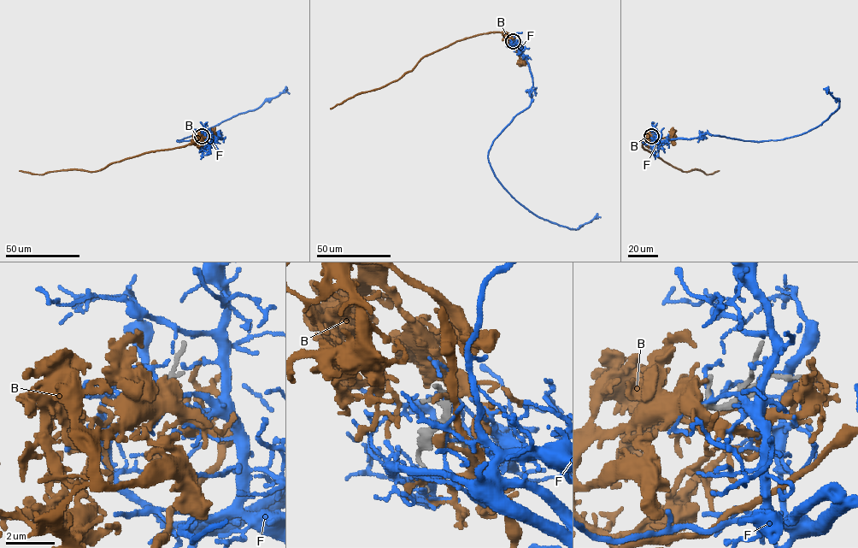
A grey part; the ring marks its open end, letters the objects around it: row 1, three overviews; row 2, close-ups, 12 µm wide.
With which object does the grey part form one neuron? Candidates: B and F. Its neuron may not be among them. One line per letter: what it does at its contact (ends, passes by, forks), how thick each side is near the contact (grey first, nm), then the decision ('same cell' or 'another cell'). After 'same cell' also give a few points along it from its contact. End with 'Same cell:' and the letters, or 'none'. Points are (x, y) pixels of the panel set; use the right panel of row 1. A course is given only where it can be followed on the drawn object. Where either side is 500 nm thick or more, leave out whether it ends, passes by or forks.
B: it forks; calibres 180 and 360 nm; same cell; course (651, 136), (643, 141), (644, 149), (683, 171), (697, 169), (711, 174), (719, 170)
F: it forks; calibres 200 and 120 nm; another cell
Same cell: B

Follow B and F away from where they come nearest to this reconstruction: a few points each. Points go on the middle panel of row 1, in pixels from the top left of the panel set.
B: (513, 41), (505, 32), (479, 34), (457, 40), (424, 56), (411, 70), (396, 80), (356, 94), (330, 109)
F: (512, 41), (529, 67), (531, 101), (493, 141), (494, 174), (549, 221), (578, 229), (600, 217)

